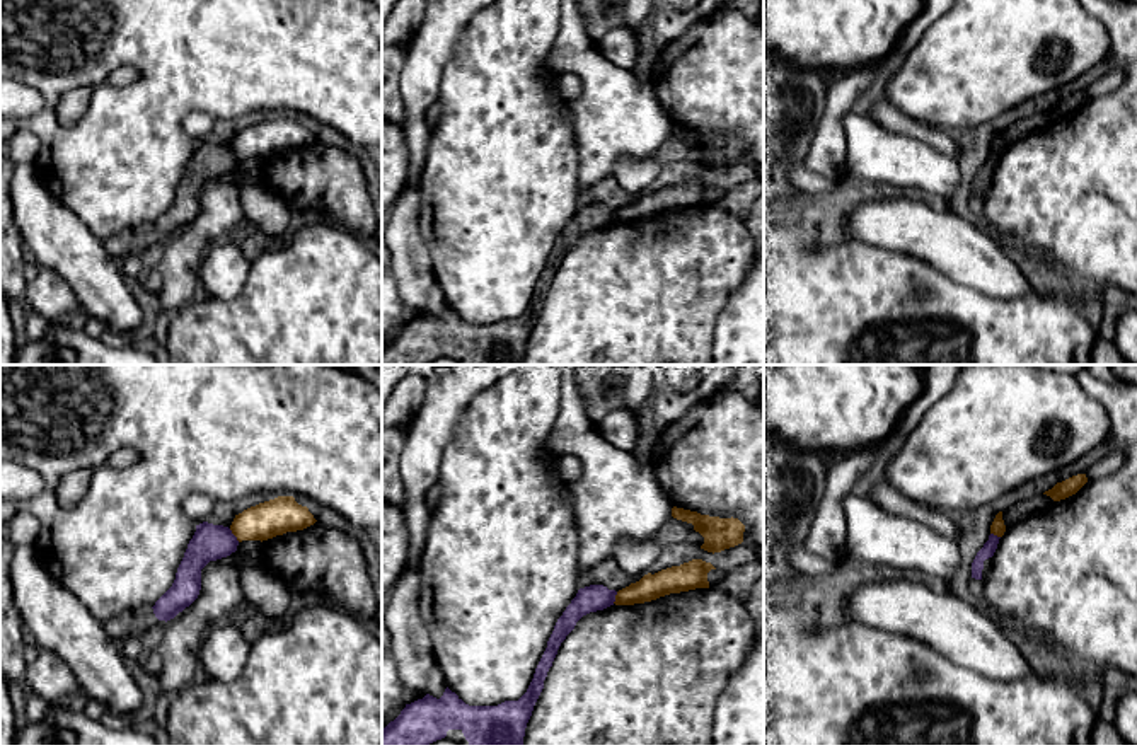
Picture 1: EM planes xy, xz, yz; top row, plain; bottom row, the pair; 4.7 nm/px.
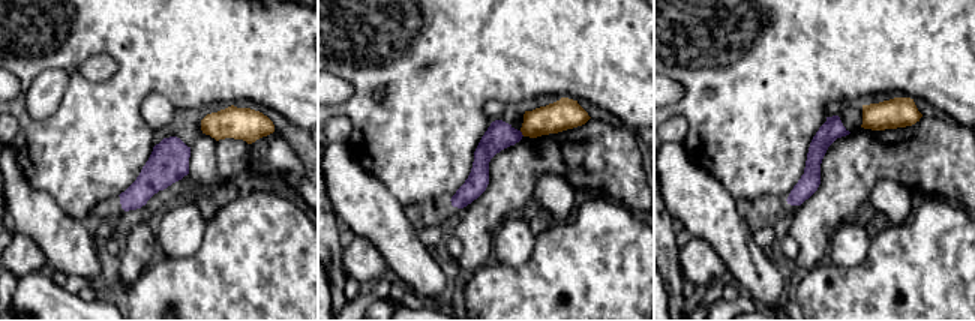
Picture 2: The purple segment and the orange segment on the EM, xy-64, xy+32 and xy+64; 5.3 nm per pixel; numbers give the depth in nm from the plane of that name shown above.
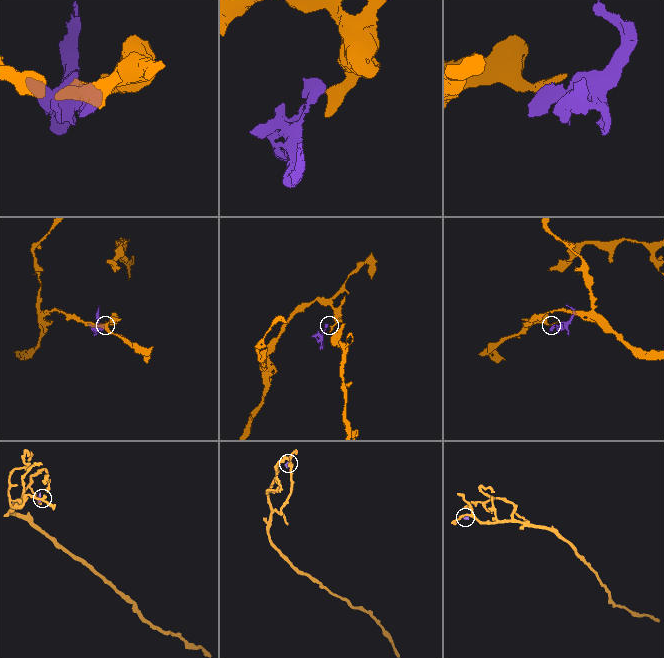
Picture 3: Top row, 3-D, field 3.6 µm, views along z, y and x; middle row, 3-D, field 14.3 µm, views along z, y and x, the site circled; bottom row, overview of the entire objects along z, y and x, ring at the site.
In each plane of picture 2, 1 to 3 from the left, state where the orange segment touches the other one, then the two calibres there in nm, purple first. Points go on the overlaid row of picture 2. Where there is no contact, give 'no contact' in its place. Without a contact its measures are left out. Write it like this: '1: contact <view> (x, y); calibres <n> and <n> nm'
1: no contact
2: contact xy+32 (521, 134); calibres 150 and 160 nm
3: no contact

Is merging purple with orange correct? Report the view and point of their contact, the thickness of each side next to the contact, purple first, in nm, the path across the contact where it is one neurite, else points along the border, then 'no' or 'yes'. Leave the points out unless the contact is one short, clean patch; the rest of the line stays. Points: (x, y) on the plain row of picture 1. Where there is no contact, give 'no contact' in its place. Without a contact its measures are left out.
contact xy (234, 154); calibres 170 and 170 nm; border xy (229, 147), (239, 159); no

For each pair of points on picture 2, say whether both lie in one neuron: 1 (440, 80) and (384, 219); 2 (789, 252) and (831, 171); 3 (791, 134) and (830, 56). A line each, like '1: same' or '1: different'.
1: different
2: different
3: same

